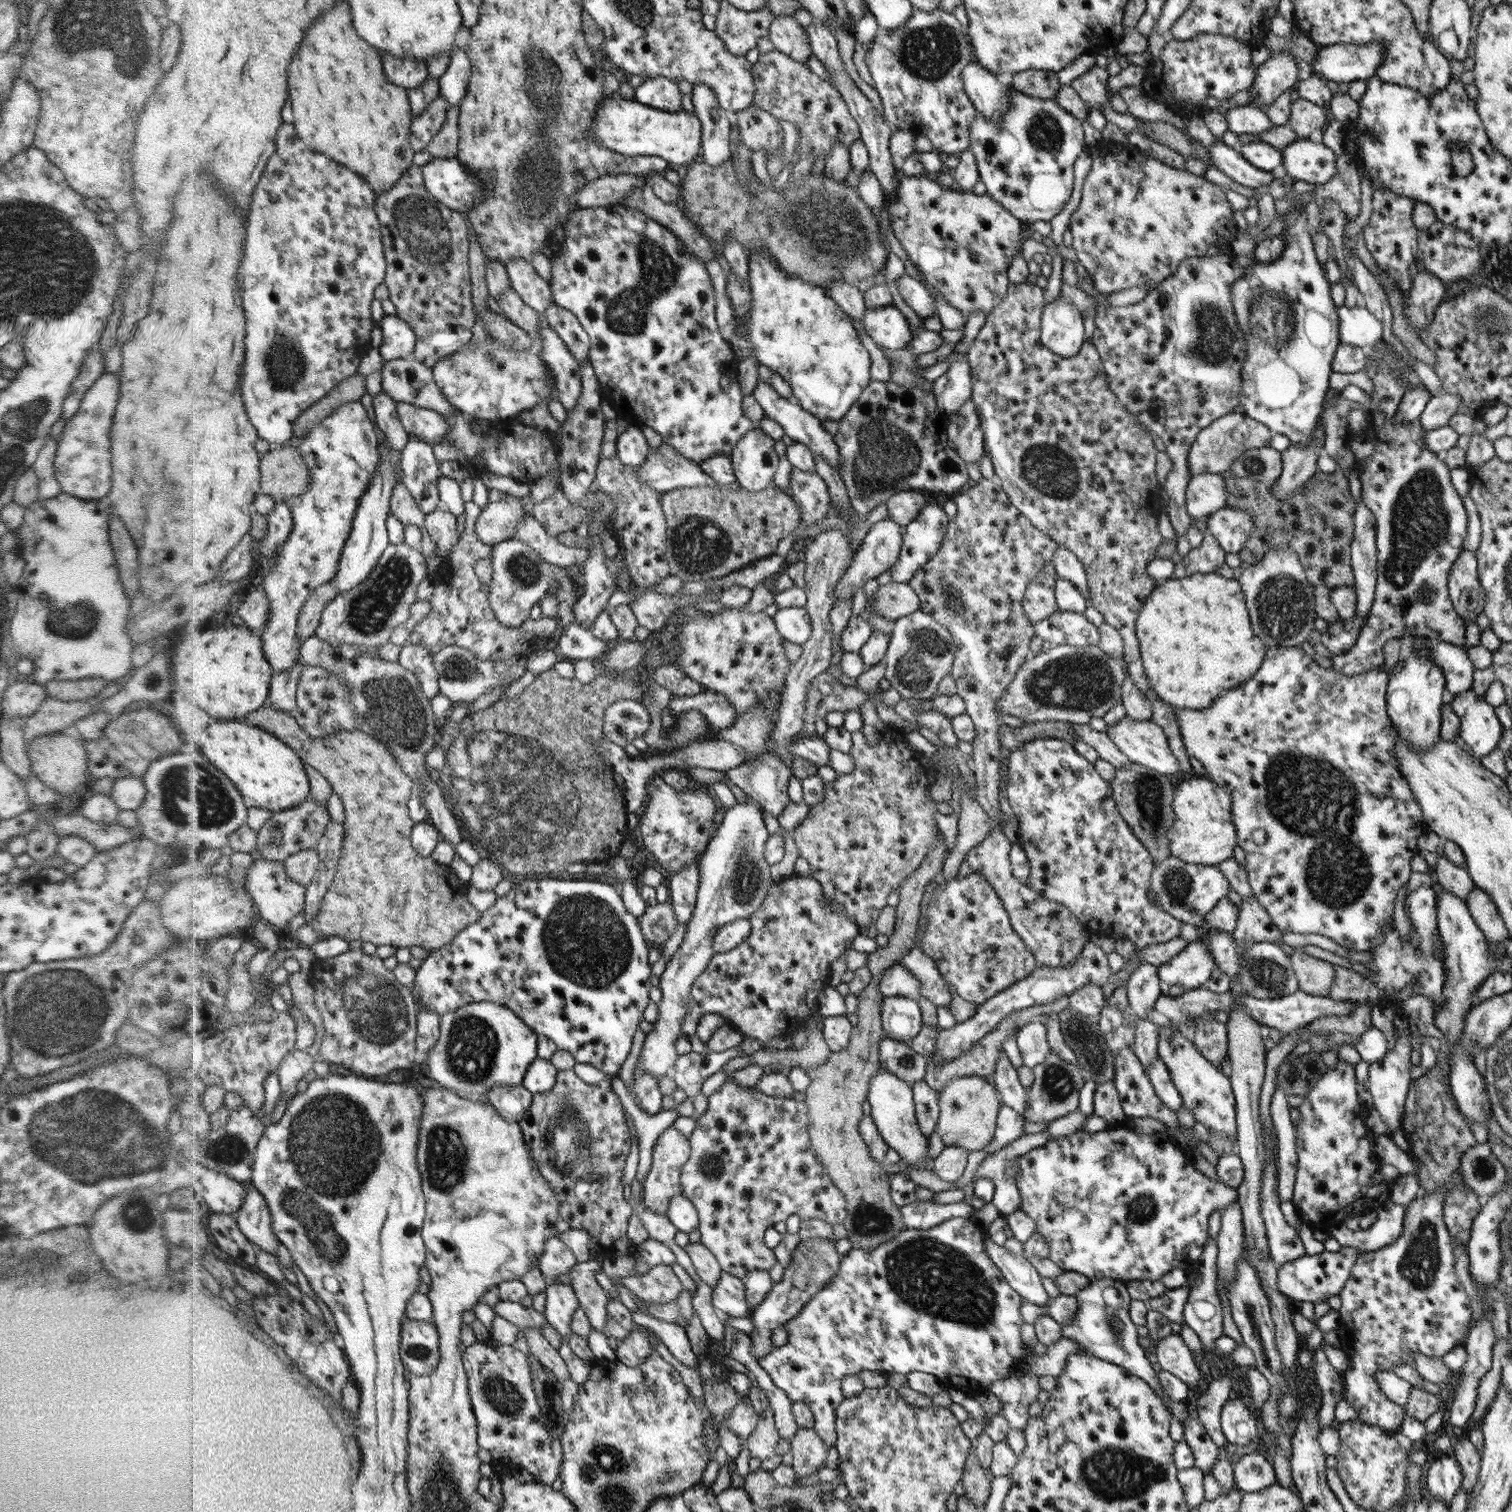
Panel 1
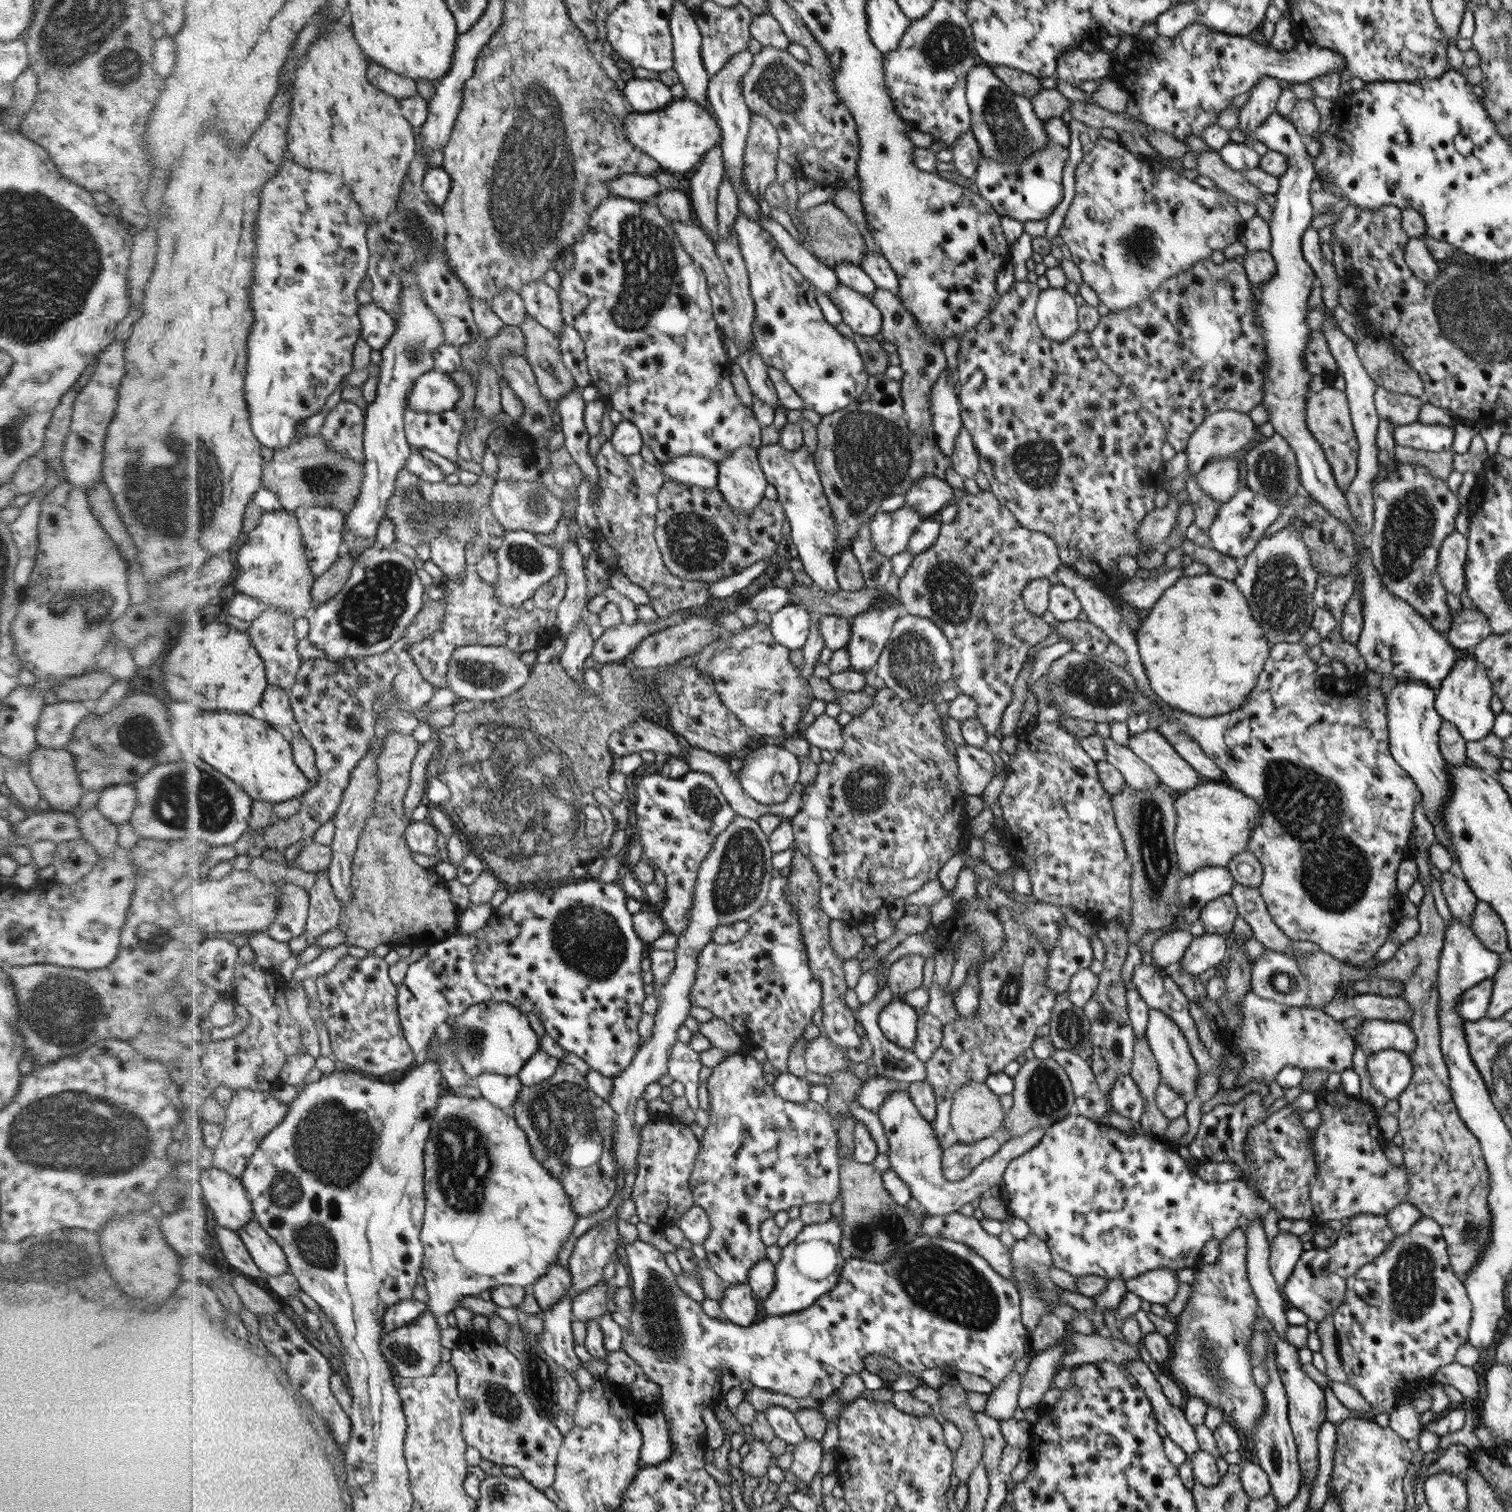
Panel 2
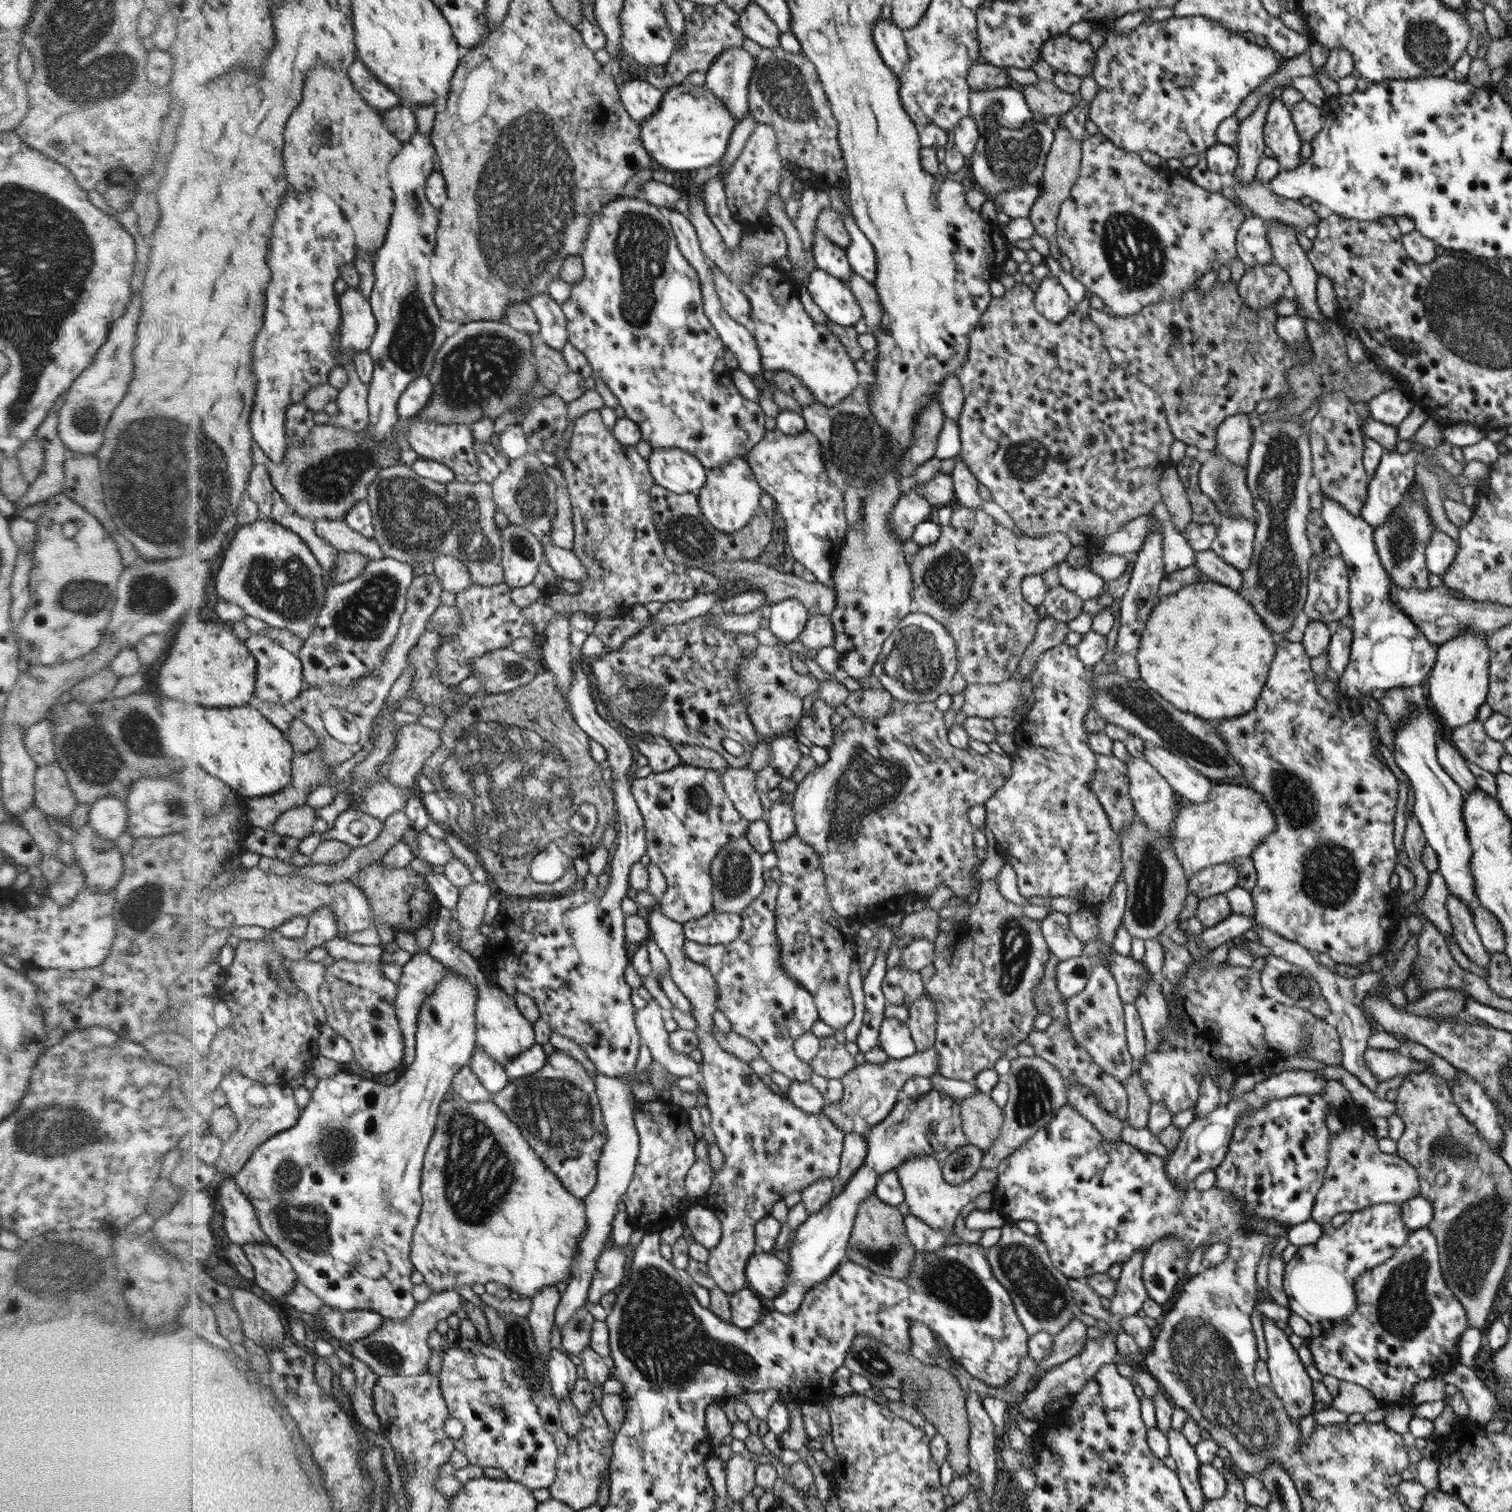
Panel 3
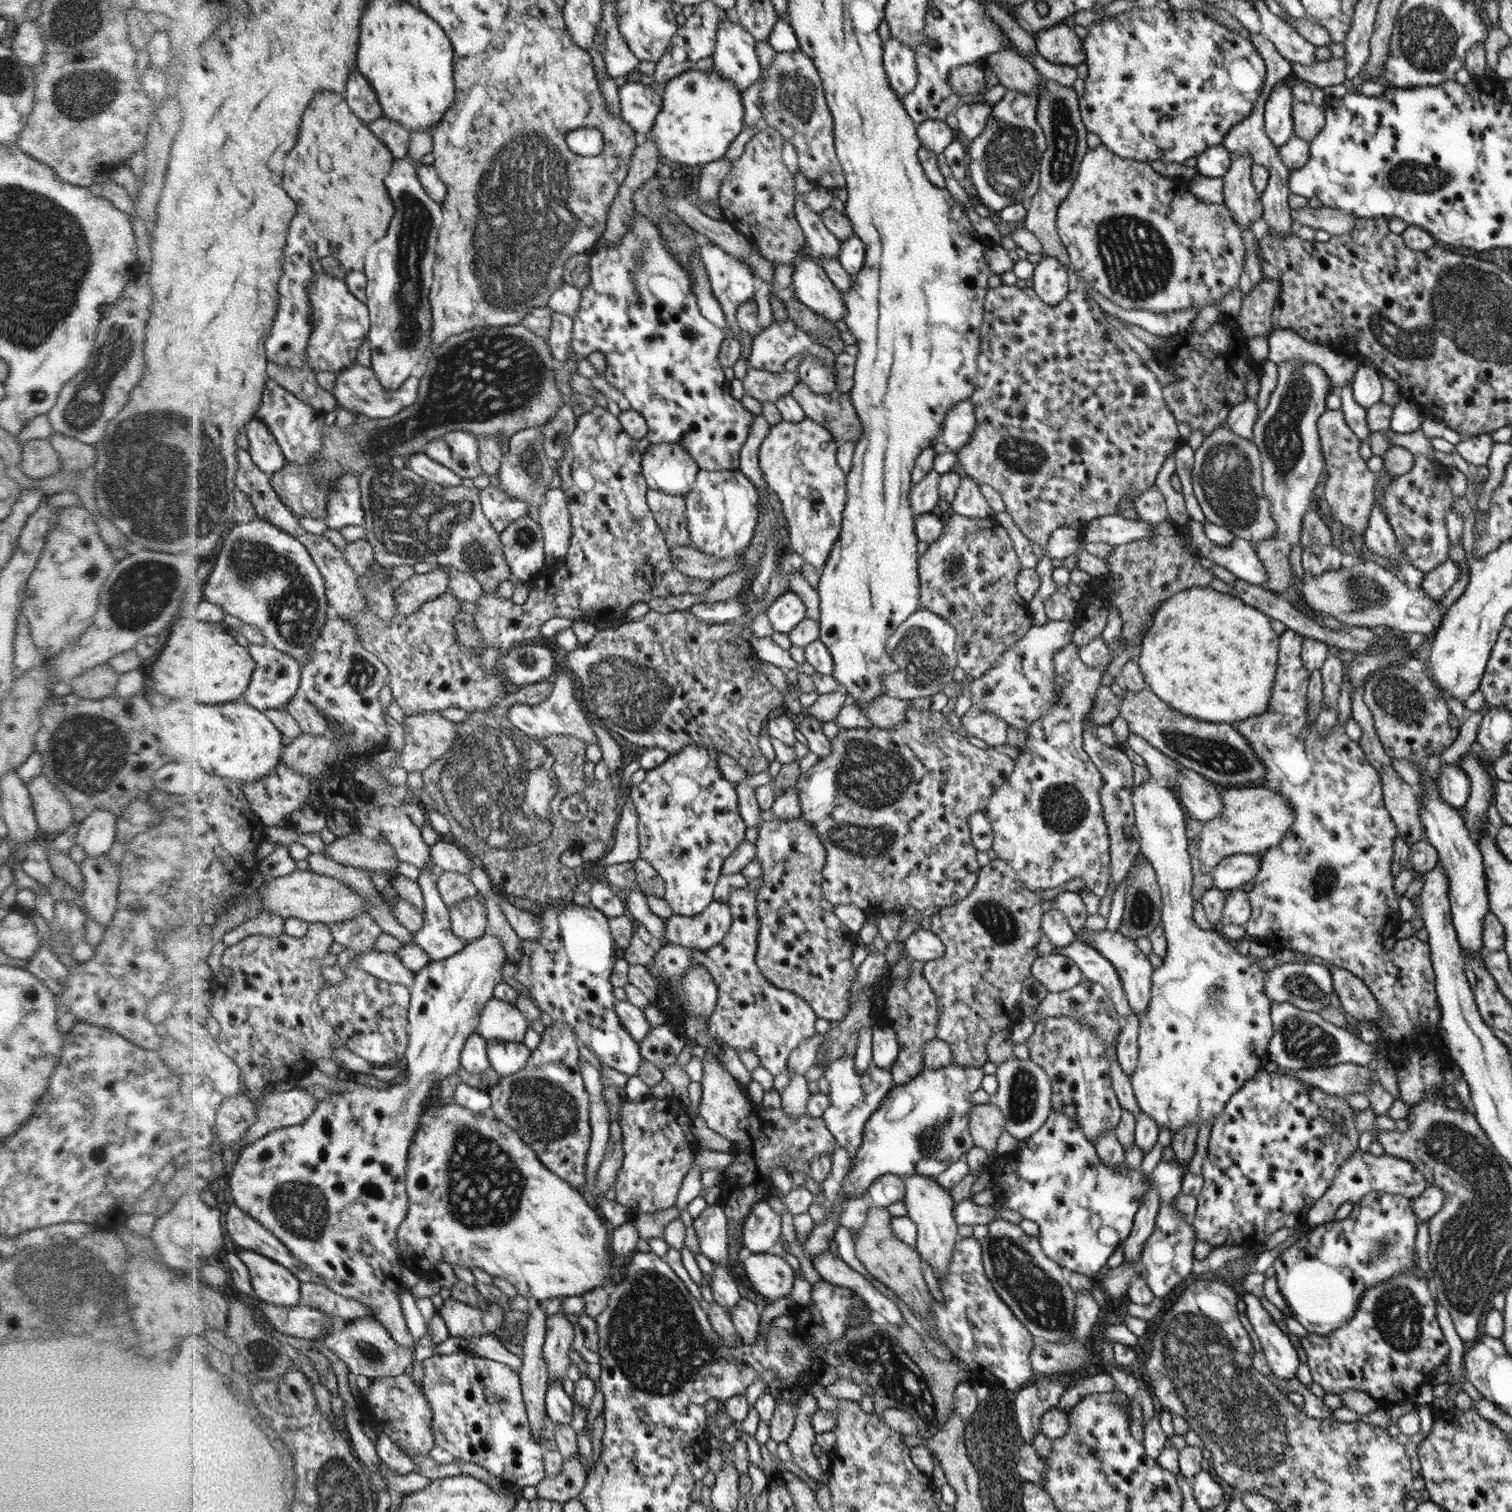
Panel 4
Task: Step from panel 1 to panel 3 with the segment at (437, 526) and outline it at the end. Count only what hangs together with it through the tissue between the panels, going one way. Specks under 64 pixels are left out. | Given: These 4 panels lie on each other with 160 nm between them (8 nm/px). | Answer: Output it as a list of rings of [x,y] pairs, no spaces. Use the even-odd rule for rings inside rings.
[[[440,555],[436,557],[434,565],[436,576],[443,590],[457,595],[473,584],[468,567],[454,556]]]

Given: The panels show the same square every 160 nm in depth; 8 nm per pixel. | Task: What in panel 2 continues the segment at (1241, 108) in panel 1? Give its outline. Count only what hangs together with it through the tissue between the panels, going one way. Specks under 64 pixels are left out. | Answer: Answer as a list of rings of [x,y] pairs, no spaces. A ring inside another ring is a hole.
[[[1278,110],[1271,114],[1258,129],[1255,130],[1253,136],[1256,141],[1263,142],[1269,150],[1281,152],[1287,155],[1287,169],[1282,176],[1279,176],[1280,188],[1276,194],[1277,202],[1274,208],[1272,221],[1269,224],[1271,230],[1271,253],[1276,261],[1276,274],[1266,284],[1252,286],[1255,299],[1255,310],[1257,318],[1263,328],[1263,336],[1267,344],[1267,380],[1265,381],[1265,393],[1263,401],[1260,405],[1267,406],[1270,421],[1274,426],[1274,432],[1280,434],[1287,440],[1288,446],[1295,451],[1298,458],[1300,468],[1300,485],[1305,490],[1305,494],[1309,494],[1311,498],[1319,502],[1334,518],[1343,522],[1354,534],[1354,544],[1356,532],[1359,530],[1355,516],[1352,514],[1351,507],[1348,506],[1347,498],[1336,485],[1330,464],[1326,461],[1326,455],[1320,447],[1320,443],[1316,438],[1312,437],[1312,433],[1308,431],[1306,425],[1306,403],[1308,403],[1307,394],[1310,393],[1311,378],[1314,375],[1307,370],[1306,363],[1302,362],[1304,358],[1304,347],[1308,340],[1311,328],[1307,323],[1308,309],[1306,309],[1306,301],[1310,296],[1314,278],[1314,271],[1308,266],[1308,263],[1302,256],[1301,238],[1304,231],[1311,226],[1311,220],[1315,216],[1314,208],[1310,201],[1310,188],[1312,188],[1312,180],[1314,180],[1314,158],[1307,153],[1306,142],[1304,136],[1296,130],[1295,123],[1292,123],[1288,117],[1284,117]]]

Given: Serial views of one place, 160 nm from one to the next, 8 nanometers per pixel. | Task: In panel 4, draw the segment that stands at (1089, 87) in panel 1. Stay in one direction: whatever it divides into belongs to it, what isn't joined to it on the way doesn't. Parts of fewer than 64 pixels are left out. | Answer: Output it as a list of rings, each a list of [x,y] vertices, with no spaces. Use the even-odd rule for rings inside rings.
[[[1066,22],[1038,32],[1033,39],[1040,56],[1051,64],[1076,68],[1084,64],[1082,40]]]

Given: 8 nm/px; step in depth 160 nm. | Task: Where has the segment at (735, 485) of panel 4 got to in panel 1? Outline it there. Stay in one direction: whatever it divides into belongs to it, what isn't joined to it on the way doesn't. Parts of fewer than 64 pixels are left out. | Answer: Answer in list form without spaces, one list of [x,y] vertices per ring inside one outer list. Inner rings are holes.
[[[760,426],[748,431],[729,457],[732,460],[732,471],[736,472],[735,485],[740,485],[744,492],[750,493],[761,492],[772,482],[780,460],[774,450],[774,439]]]

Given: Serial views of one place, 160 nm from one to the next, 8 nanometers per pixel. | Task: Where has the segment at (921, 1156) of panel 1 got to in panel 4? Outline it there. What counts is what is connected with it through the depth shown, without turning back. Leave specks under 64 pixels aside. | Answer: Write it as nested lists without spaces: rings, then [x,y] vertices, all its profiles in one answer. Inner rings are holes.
[[[927,1175],[904,1176],[903,1201],[908,1210],[907,1215],[917,1226],[916,1250],[919,1250],[920,1256],[929,1262],[934,1276],[940,1283],[950,1268],[950,1260],[955,1245],[958,1244],[959,1235],[958,1224],[953,1215],[953,1208],[956,1206],[955,1199],[951,1196],[950,1189],[940,1186],[937,1181],[932,1181],[931,1177]]]

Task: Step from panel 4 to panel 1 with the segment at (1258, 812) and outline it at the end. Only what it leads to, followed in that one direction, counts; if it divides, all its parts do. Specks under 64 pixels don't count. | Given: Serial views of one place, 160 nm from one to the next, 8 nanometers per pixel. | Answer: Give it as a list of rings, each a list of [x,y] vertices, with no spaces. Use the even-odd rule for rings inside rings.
[[[1196,776],[1188,781],[1183,781],[1175,788],[1172,808],[1175,821],[1167,834],[1171,856],[1183,859],[1184,862],[1206,866],[1218,866],[1221,862],[1233,857],[1233,852],[1239,844],[1239,839],[1231,813],[1232,797],[1227,790],[1217,786],[1210,778]]]

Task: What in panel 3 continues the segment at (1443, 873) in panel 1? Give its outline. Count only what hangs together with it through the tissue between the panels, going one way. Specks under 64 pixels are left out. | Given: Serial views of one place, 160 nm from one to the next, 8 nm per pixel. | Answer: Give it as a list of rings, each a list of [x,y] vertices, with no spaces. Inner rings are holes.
[[[1448,892],[1446,908],[1452,926],[1453,937],[1460,950],[1468,957],[1468,960],[1476,964],[1478,968],[1489,968],[1491,955],[1486,952],[1482,945],[1480,935],[1474,925],[1473,910],[1468,909],[1464,902]]]

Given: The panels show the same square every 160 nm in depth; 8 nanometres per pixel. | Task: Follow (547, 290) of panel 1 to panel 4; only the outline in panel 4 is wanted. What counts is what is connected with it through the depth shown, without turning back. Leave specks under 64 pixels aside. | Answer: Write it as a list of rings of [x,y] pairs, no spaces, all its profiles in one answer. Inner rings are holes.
[[[551,310],[551,313],[553,317],[551,329],[546,338],[547,343],[555,359],[564,362],[570,358],[572,353],[574,318],[571,315],[554,312],[553,310]]]

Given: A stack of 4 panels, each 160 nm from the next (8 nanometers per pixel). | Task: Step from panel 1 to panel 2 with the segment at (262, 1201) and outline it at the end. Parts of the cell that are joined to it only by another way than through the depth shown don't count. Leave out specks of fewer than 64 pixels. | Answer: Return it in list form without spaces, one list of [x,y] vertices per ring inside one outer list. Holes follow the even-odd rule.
[[[255,1218],[239,1231],[255,1261],[269,1276],[282,1276],[291,1269],[287,1251]]]

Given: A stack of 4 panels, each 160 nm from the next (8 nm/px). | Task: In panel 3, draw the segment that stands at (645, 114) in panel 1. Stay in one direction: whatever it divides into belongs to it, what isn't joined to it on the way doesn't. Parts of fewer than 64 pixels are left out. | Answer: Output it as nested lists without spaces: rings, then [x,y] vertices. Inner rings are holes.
[[[684,81],[671,86],[659,109],[642,126],[643,146],[658,168],[669,171],[698,170],[720,163],[725,156],[735,118],[706,85]]]

